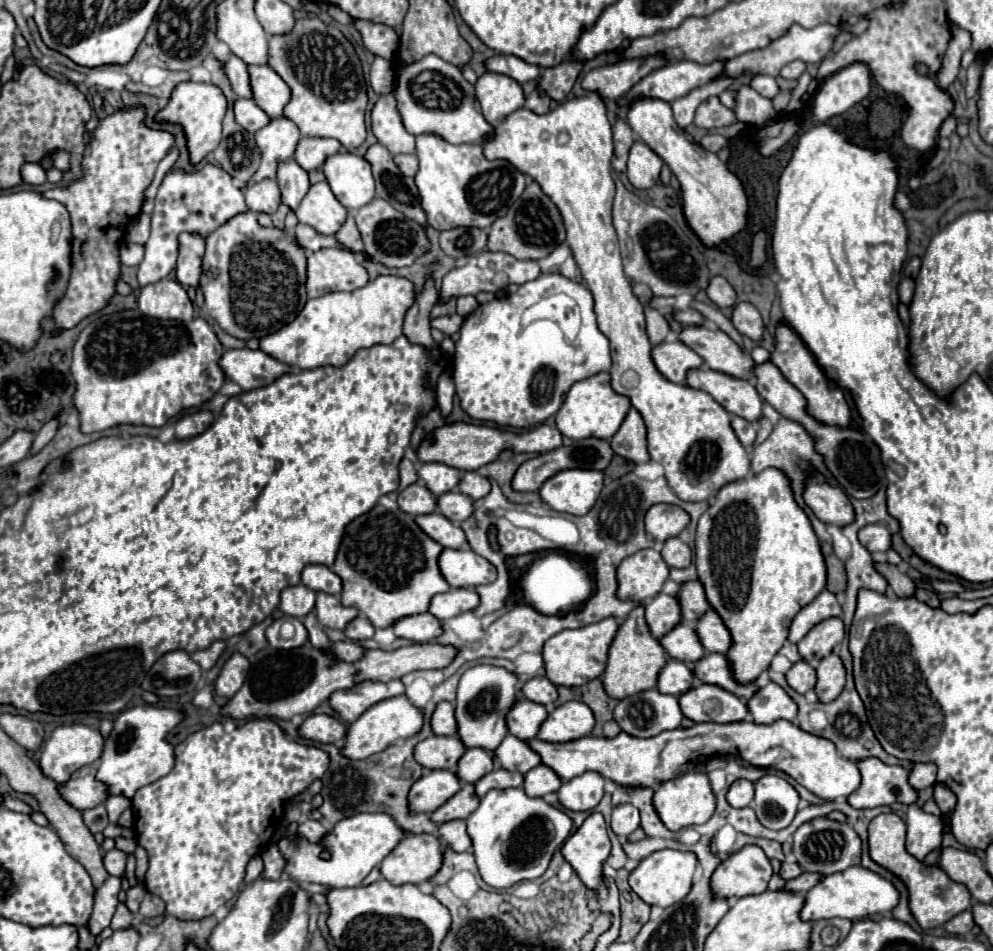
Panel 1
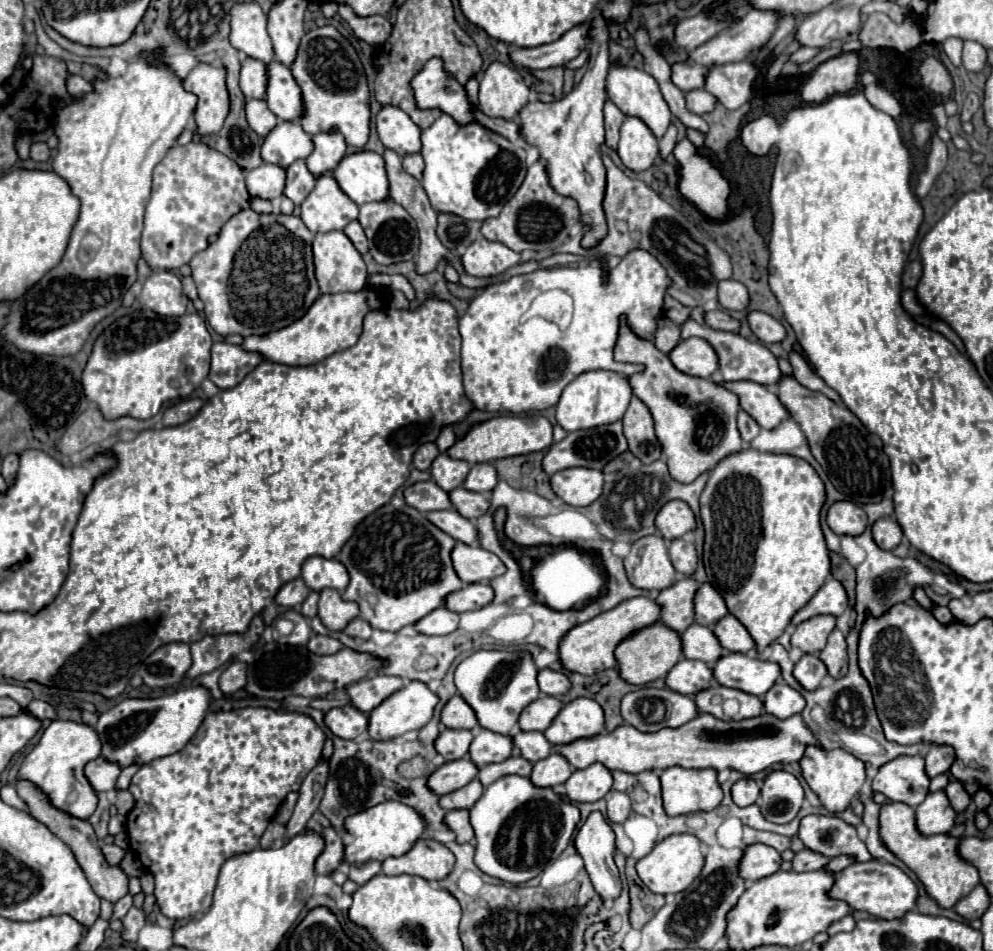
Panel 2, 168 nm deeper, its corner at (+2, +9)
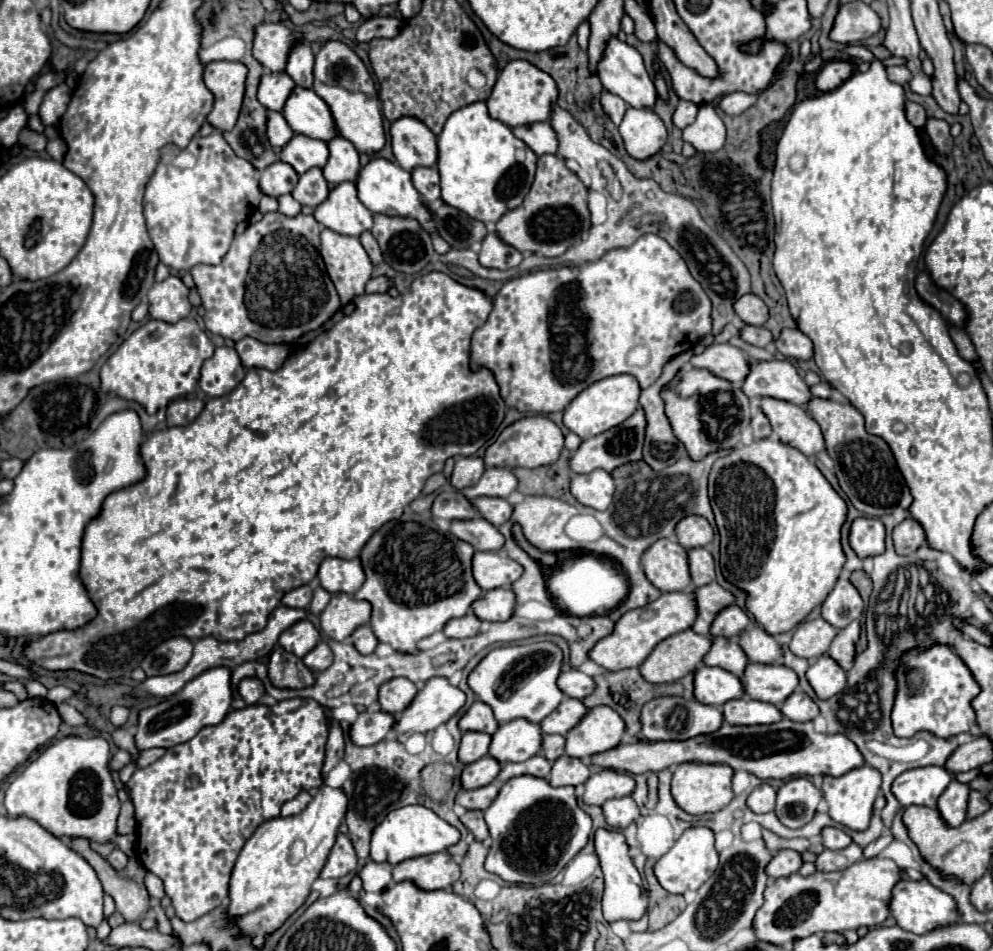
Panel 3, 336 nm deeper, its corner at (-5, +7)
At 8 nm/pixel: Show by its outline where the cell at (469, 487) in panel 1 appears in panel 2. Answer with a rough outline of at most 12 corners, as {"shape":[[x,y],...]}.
{"shape":[[473,464],[463,484],[487,494],[497,486],[491,464]]}

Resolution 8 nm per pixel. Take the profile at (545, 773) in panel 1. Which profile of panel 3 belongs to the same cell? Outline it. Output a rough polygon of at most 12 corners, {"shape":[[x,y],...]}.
{"shape":[[560,756],[552,764],[552,786],[578,786],[590,778],[584,760]]}

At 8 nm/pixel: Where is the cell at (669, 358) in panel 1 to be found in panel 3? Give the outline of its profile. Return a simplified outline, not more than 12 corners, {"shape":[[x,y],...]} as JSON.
{"shape":[[710,344],[692,356],[738,388],[750,372],[750,358],[732,344]]}

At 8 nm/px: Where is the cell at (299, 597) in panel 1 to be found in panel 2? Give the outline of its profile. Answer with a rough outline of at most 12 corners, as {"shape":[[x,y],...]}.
{"shape":[[295,578],[277,592],[275,602],[285,608],[303,604],[309,588]]}

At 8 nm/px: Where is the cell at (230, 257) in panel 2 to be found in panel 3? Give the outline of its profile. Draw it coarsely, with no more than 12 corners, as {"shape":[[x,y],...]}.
{"shape":[[314,216],[190,270],[212,334],[290,344],[340,308]]}

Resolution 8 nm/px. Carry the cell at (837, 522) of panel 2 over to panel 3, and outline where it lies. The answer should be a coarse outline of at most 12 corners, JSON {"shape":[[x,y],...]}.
{"shape":[[856,518],[850,546],[860,558],[884,552],[878,518]]}

